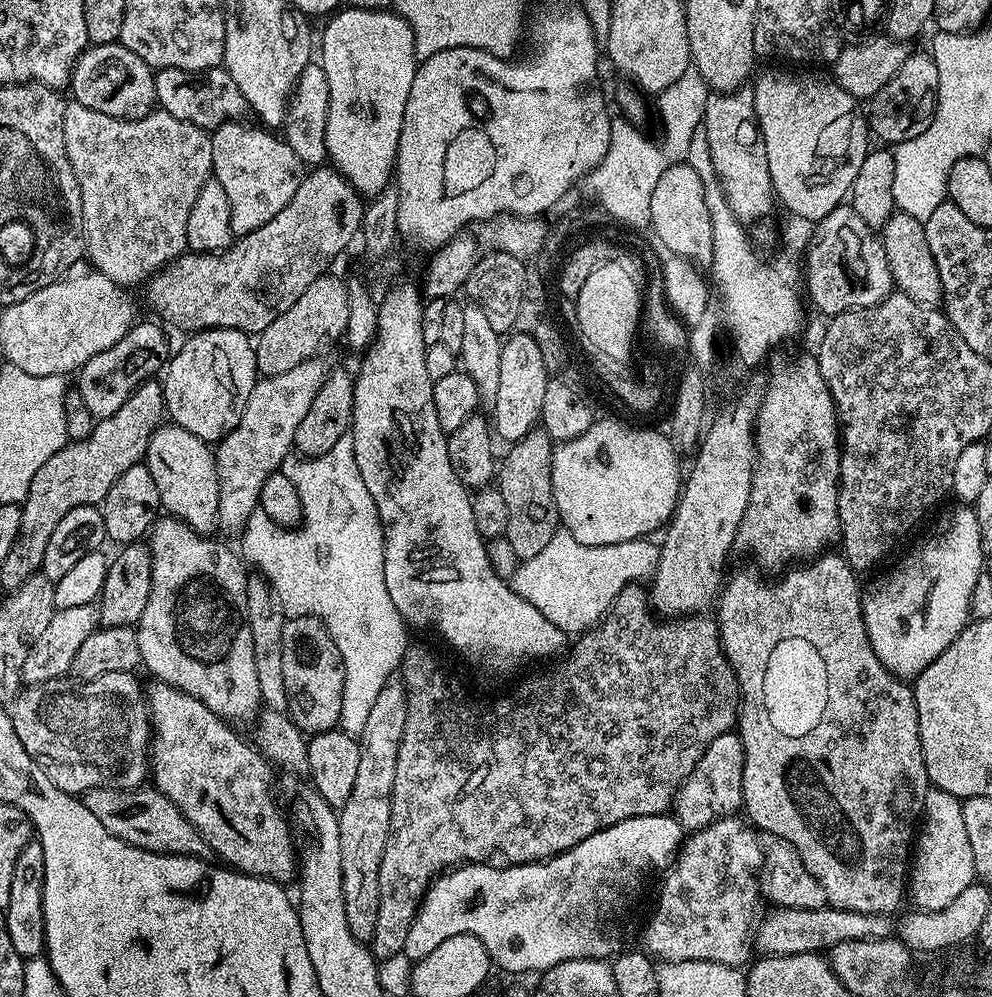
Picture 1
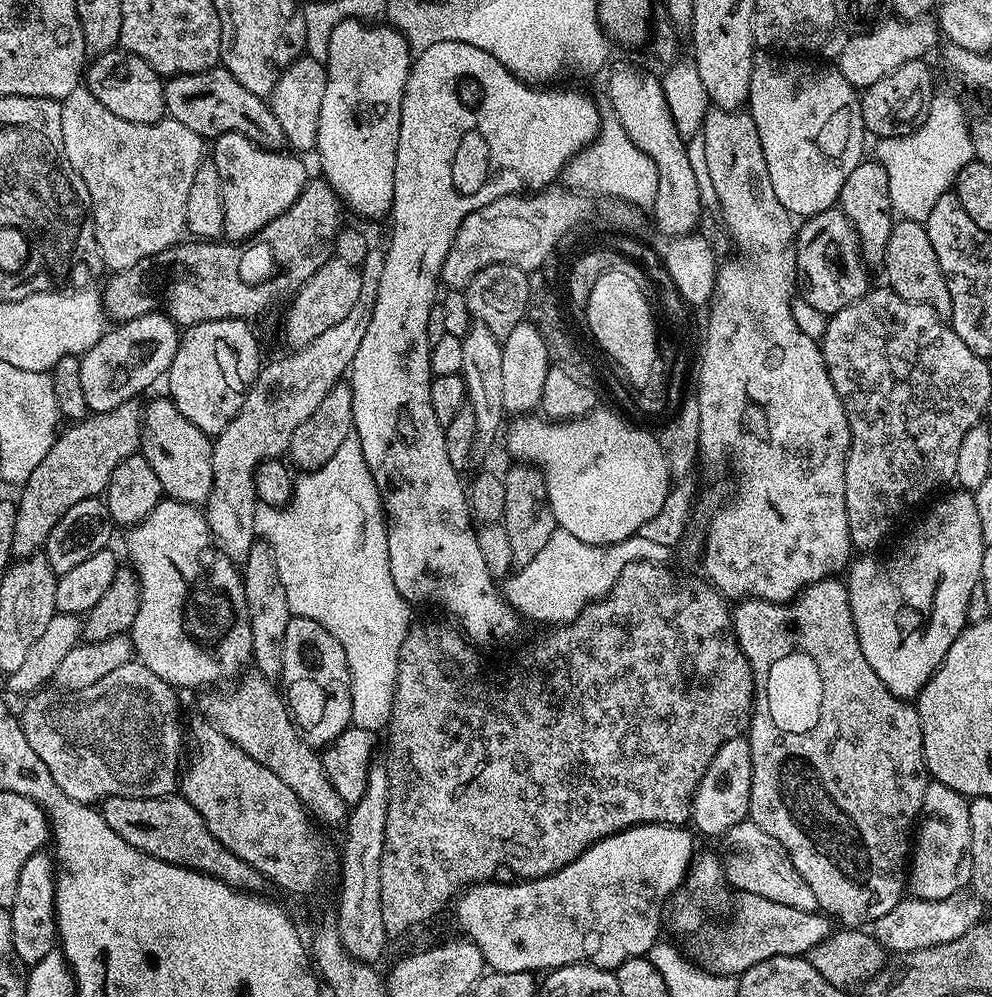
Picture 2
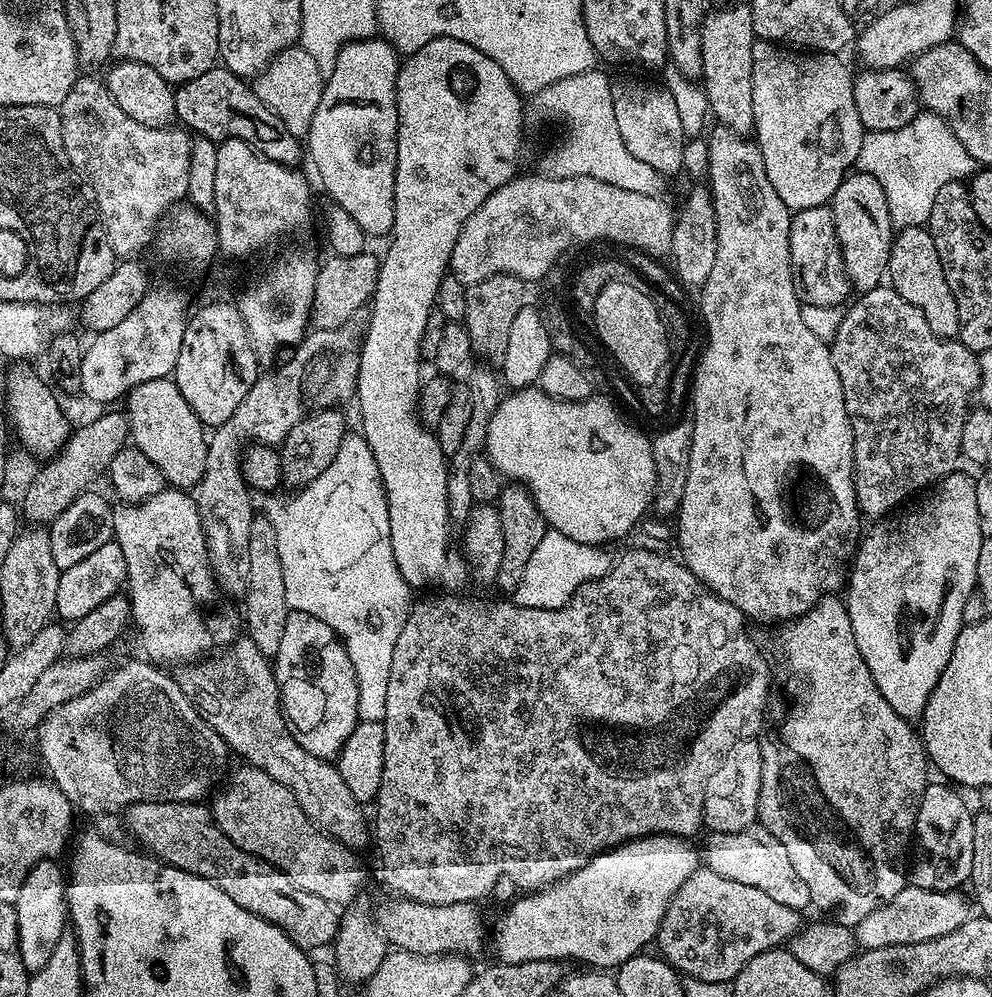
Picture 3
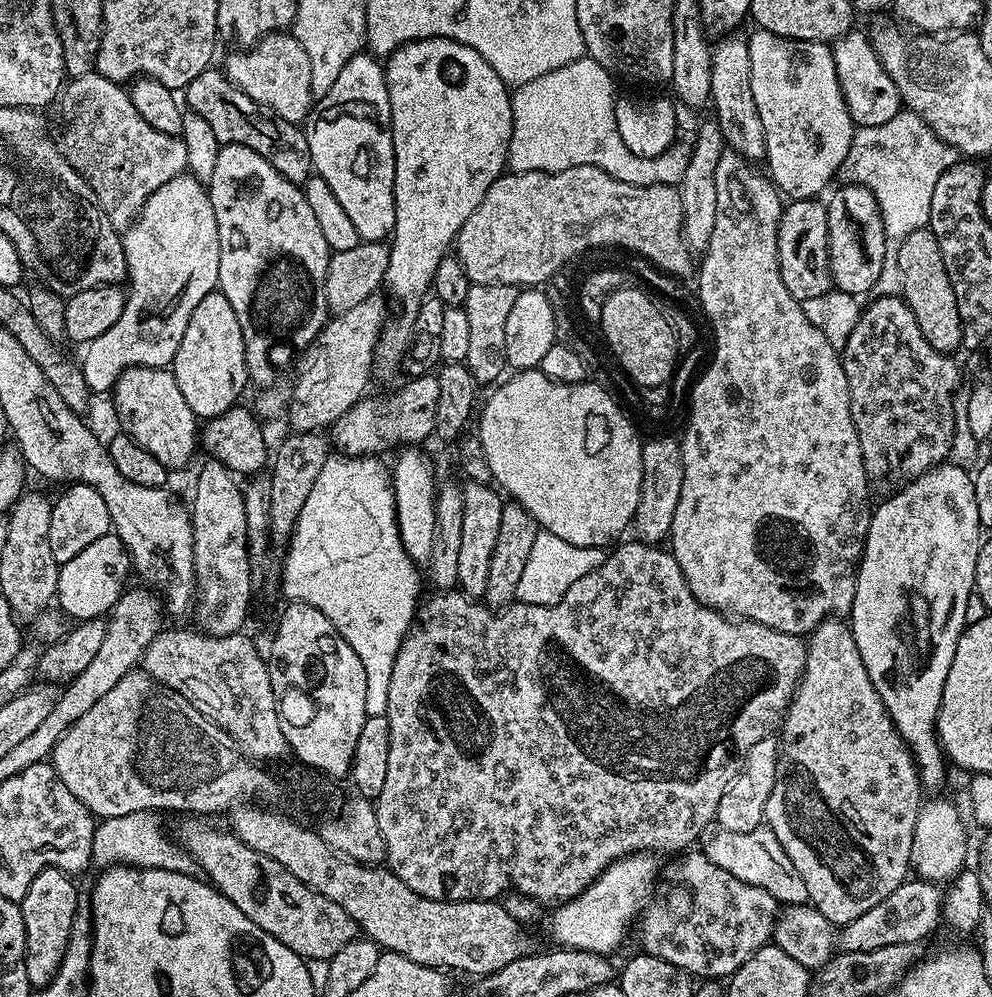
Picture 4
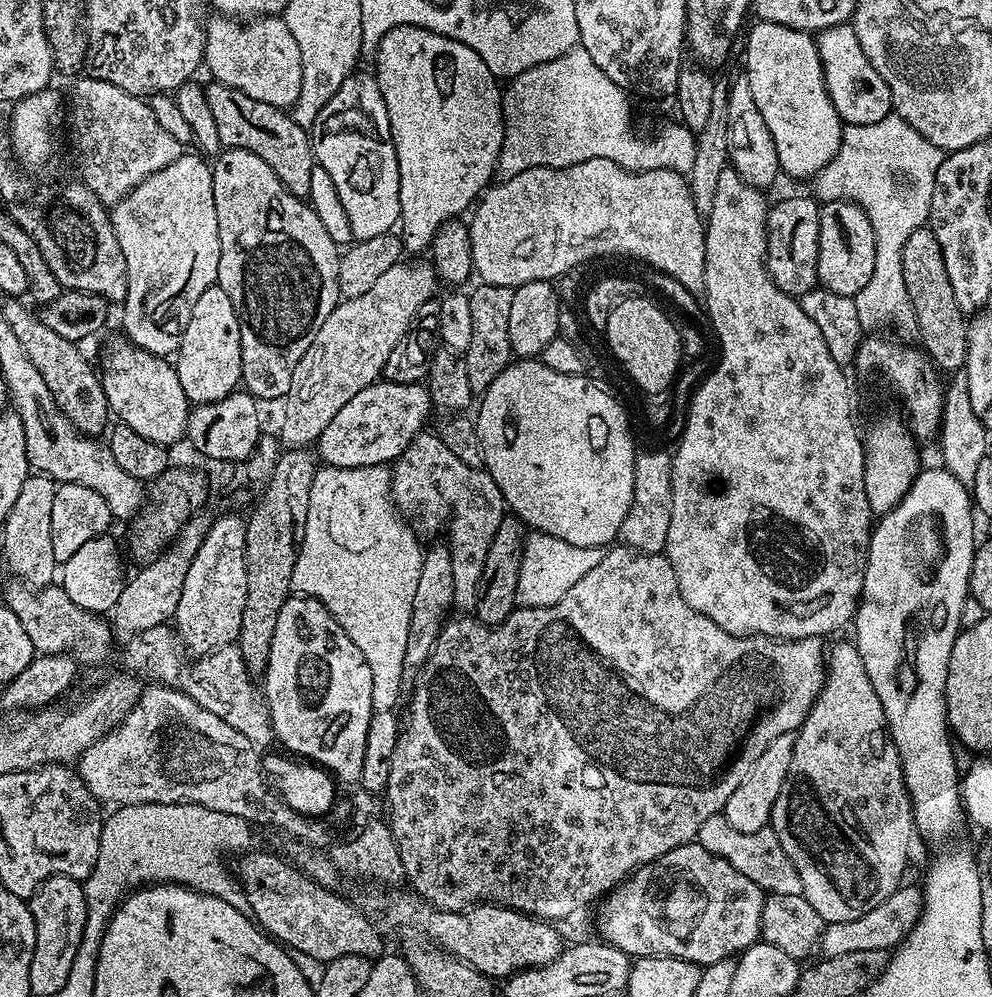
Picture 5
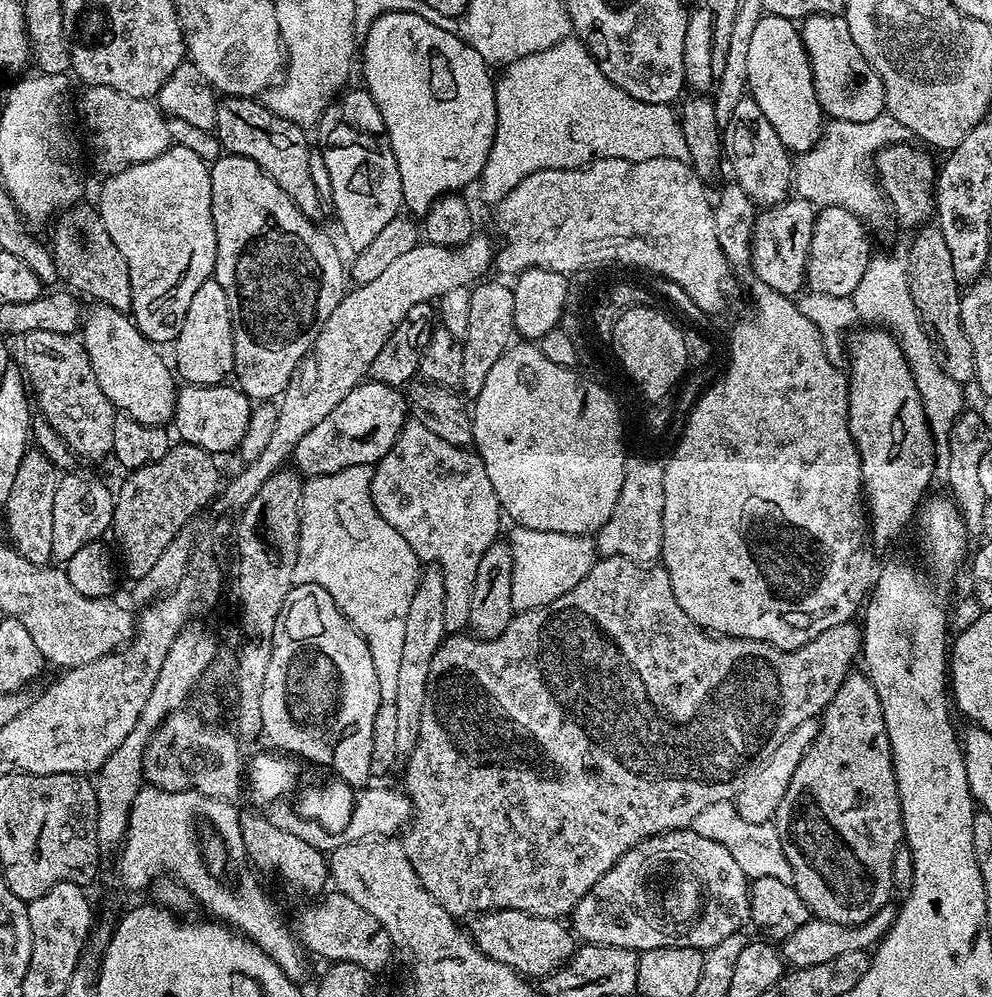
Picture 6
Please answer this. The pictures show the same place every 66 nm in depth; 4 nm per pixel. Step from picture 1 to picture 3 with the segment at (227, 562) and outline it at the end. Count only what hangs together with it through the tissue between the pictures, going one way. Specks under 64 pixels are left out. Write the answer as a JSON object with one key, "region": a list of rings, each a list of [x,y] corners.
{"region":[[[166,486],[145,504],[121,503],[112,510],[112,535],[126,557],[131,621],[140,631],[143,655],[151,663],[187,666],[234,643],[241,635],[241,613],[228,601],[231,599],[217,584],[208,562],[195,495]]]}

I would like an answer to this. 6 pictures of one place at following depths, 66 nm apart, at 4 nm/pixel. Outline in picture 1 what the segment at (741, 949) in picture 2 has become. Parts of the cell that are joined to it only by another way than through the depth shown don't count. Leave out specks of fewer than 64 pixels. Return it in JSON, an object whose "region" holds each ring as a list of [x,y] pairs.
{"region":[[[825,906],[818,910],[794,910],[793,908],[773,907],[772,913],[765,915],[760,921],[754,937],[754,948],[764,956],[789,956],[790,954],[827,953],[828,949],[838,946],[838,942],[858,942],[859,940],[887,940],[893,935],[894,920],[891,915],[879,912],[878,914],[862,914],[854,910],[842,910]]]}

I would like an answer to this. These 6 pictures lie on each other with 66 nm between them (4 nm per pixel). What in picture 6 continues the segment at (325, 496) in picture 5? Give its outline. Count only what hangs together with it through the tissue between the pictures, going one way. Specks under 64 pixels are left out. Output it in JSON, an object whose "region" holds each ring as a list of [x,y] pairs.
{"region":[[[369,465],[350,466],[346,470],[338,470],[329,476],[313,476],[303,485],[300,493],[298,563],[294,566],[294,581],[296,584],[322,586],[322,590],[326,590],[326,594],[330,594],[330,598],[334,598],[338,610],[342,610],[342,614],[348,619],[348,623],[357,632],[361,632],[364,635],[364,641],[370,646],[370,652],[374,658],[374,666],[378,670],[380,698],[384,702],[395,701],[396,695],[398,694],[398,669],[402,662],[402,641],[406,634],[406,614],[410,611],[410,598],[414,598],[414,590],[420,581],[421,571],[421,561],[417,560],[414,550],[410,550],[406,538],[402,538],[402,534],[398,534],[398,530],[394,530],[394,526],[390,526],[390,522],[386,522],[382,518],[382,514],[378,514],[378,510],[374,506],[374,502],[372,501],[372,468]]]}

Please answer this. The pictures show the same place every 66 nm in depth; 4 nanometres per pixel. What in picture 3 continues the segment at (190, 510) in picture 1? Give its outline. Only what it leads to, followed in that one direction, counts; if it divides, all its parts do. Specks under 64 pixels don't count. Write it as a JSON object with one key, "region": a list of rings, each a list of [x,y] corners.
{"region":[[[175,379],[150,380],[133,388],[126,397],[126,415],[131,443],[158,470],[162,470],[165,481],[171,487],[181,490],[195,489],[206,470],[206,450],[209,437],[206,425],[190,410],[190,402],[182,398]]]}

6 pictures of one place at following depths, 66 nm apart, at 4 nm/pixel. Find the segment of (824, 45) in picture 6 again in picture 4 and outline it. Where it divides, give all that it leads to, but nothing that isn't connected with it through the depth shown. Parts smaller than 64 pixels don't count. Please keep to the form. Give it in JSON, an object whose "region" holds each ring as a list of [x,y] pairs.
{"region":[[[853,30],[845,36],[839,36],[831,45],[834,54],[834,66],[838,70],[838,86],[842,86],[842,94],[846,98],[846,106],[850,110],[853,125],[882,126],[882,122],[890,122],[902,110],[902,101],[898,94],[898,86],[894,86],[894,78],[886,74],[878,54],[872,48],[872,41],[867,31]]]}

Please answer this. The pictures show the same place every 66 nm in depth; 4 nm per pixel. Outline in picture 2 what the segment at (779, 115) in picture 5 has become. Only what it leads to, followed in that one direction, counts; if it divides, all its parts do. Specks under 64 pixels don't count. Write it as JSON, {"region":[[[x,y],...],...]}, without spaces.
{"region":[[[764,50],[757,51],[752,58],[746,108],[752,114],[758,138],[762,138],[762,154],[766,154],[766,170],[770,170],[774,194],[778,194],[778,202],[782,202],[786,211],[796,218],[807,218],[833,207],[840,199],[842,186],[846,186],[846,178],[850,178],[854,166],[858,166],[866,156],[860,92],[842,78],[839,67],[827,68],[824,64],[827,63],[785,58]]]}

